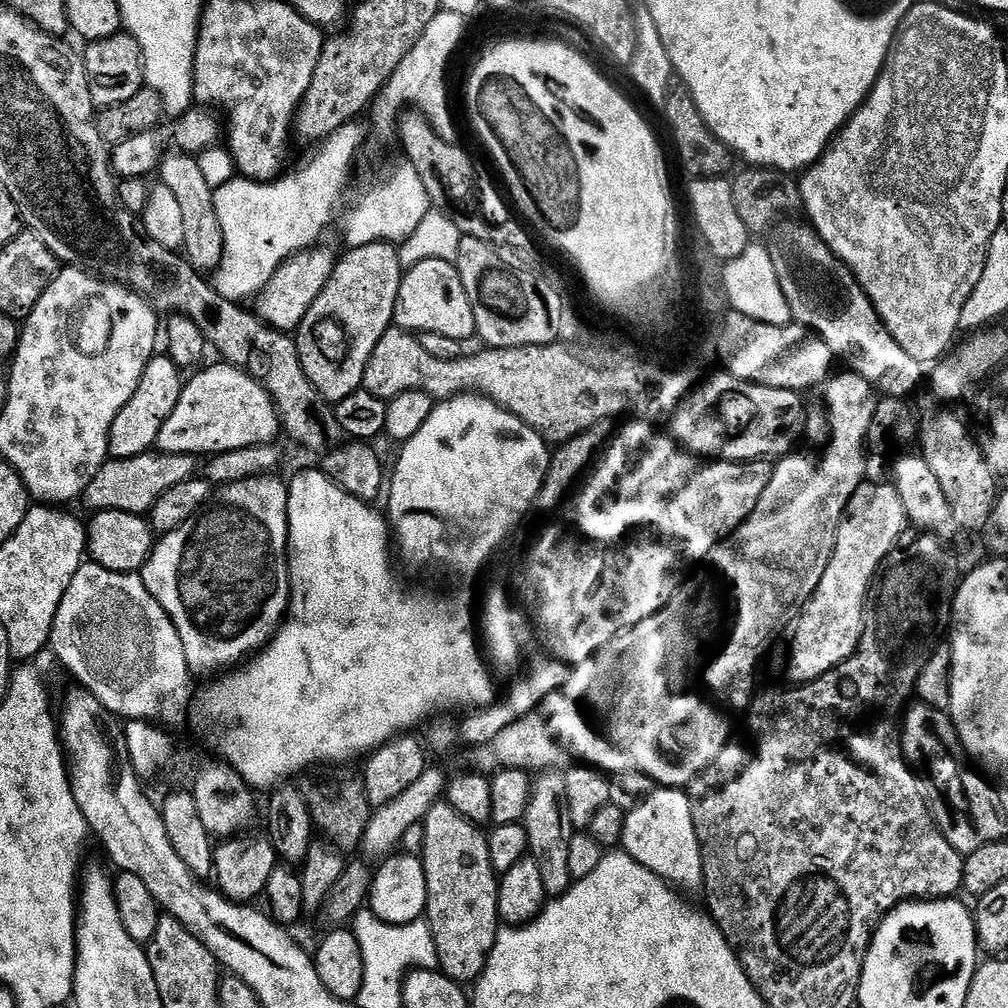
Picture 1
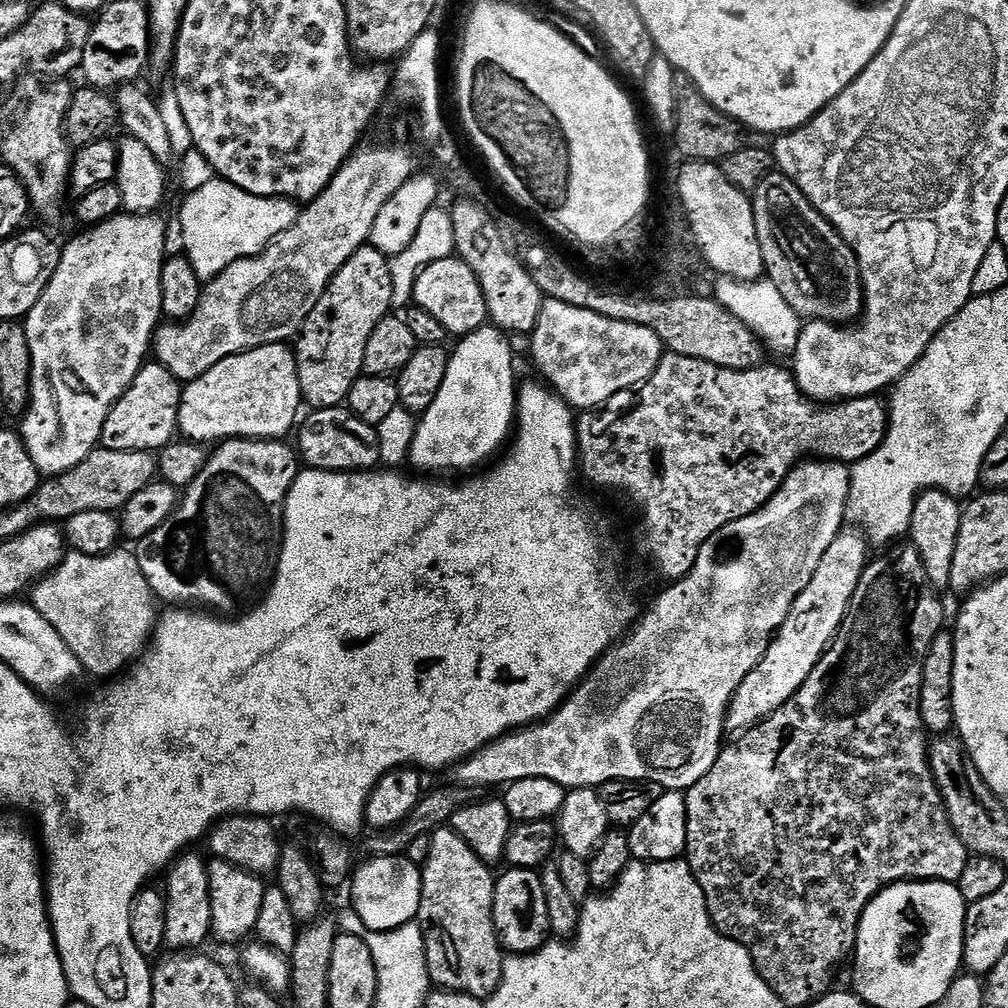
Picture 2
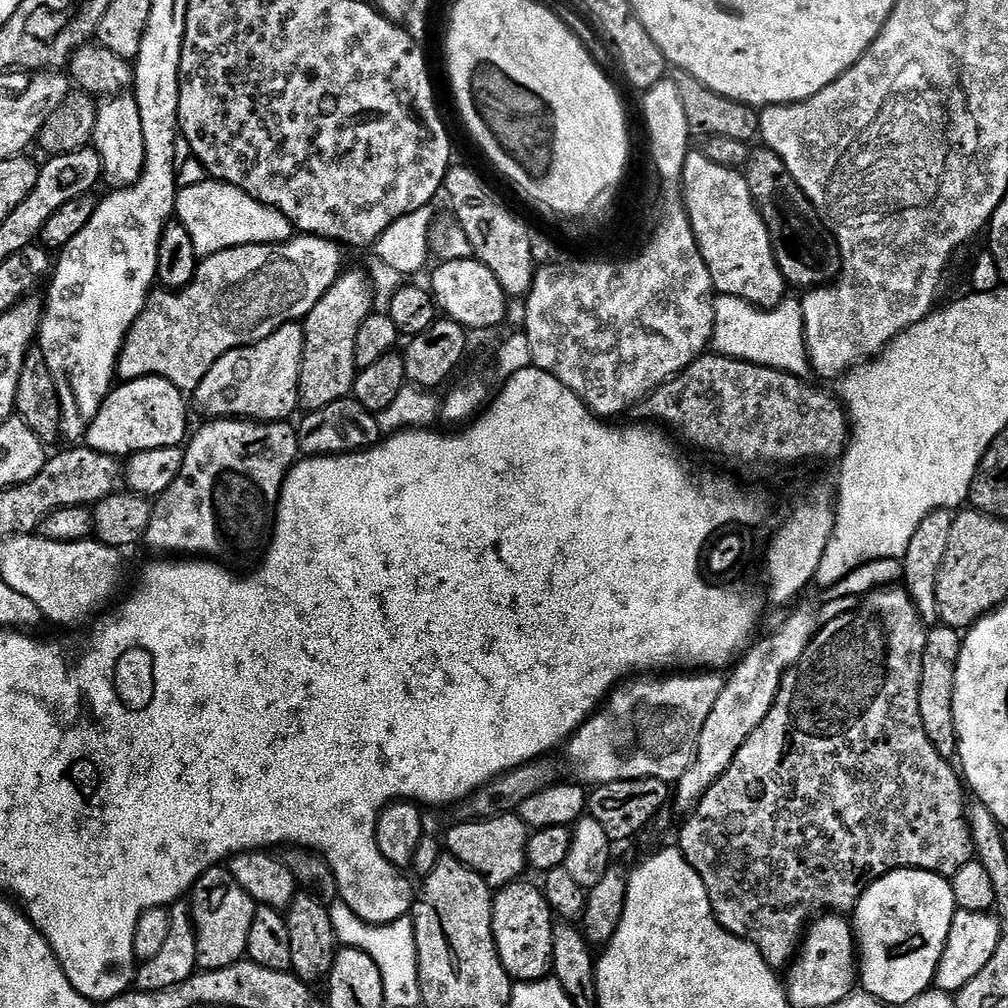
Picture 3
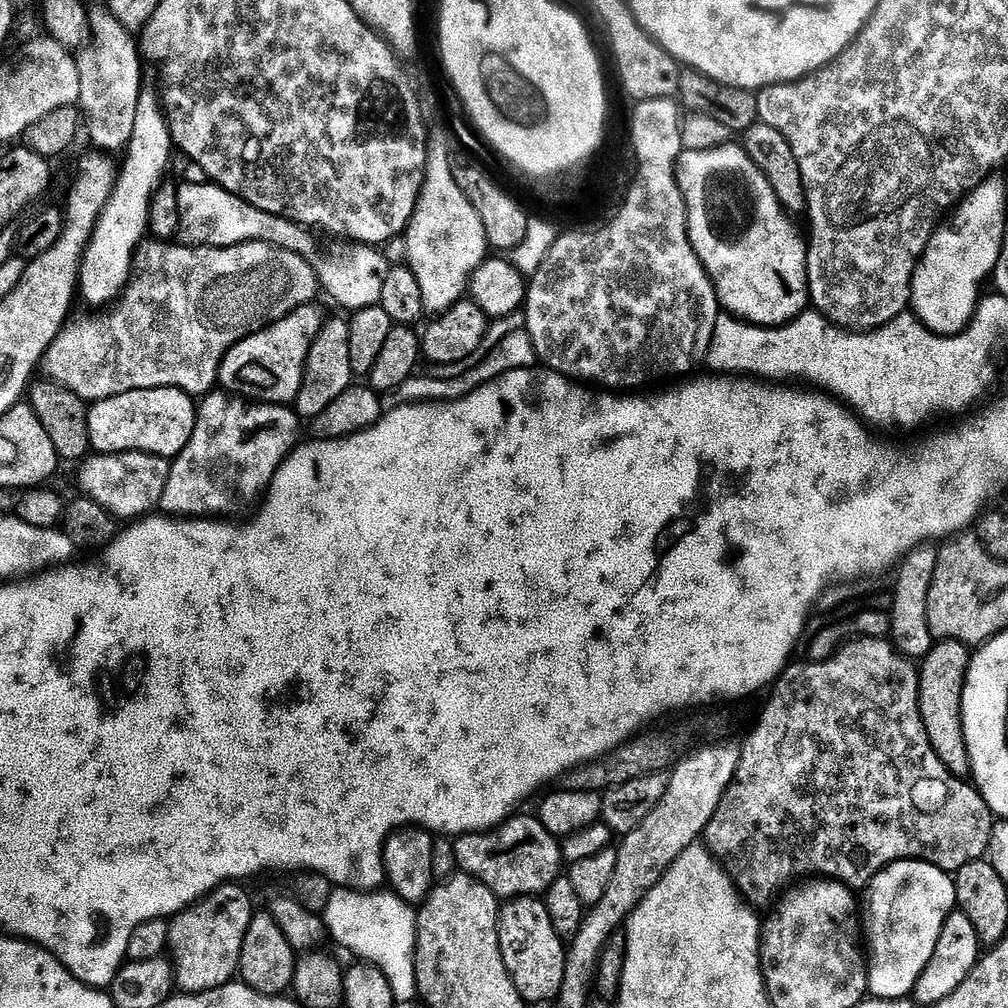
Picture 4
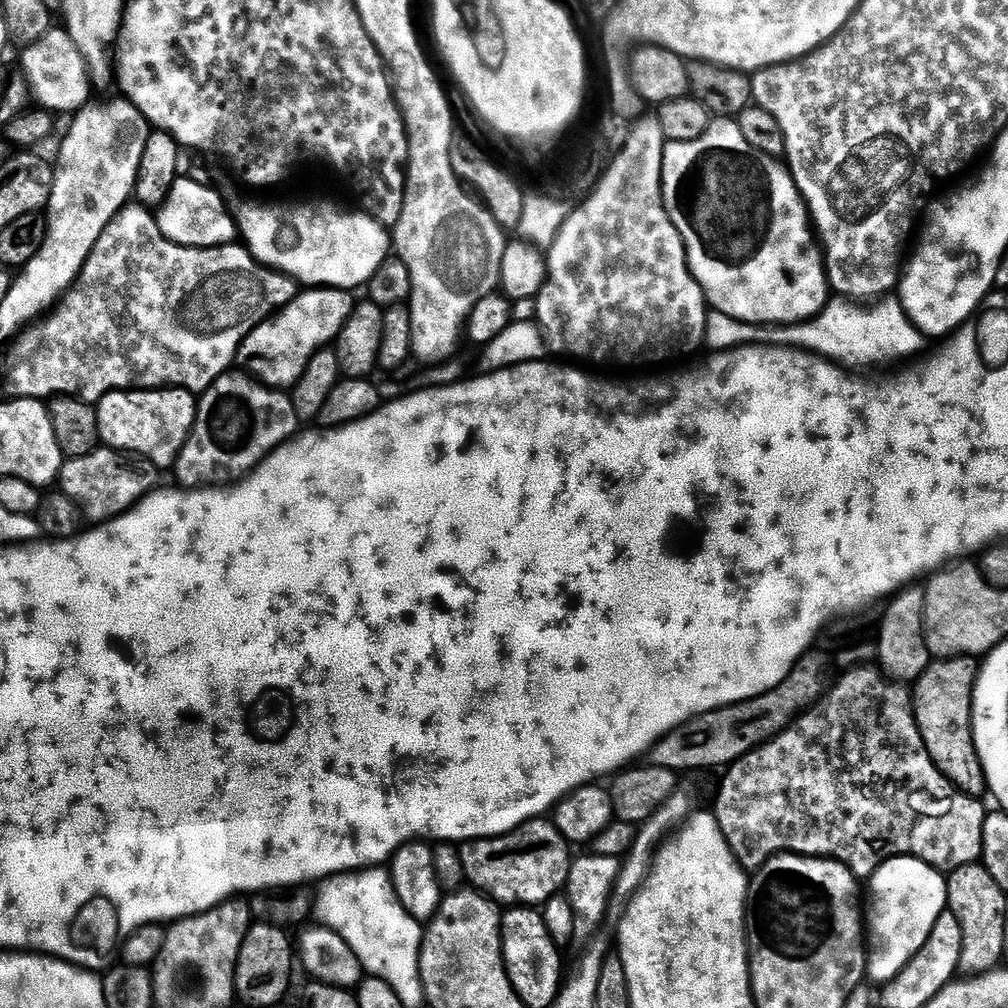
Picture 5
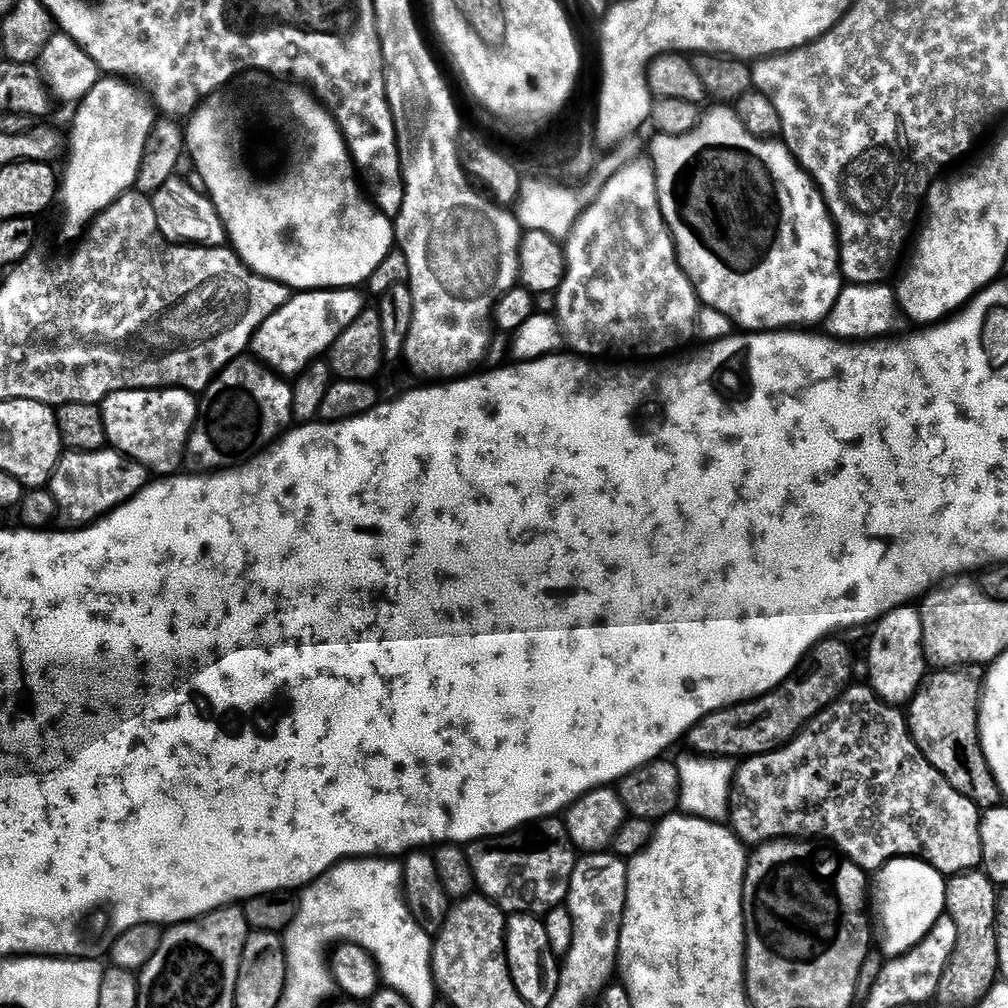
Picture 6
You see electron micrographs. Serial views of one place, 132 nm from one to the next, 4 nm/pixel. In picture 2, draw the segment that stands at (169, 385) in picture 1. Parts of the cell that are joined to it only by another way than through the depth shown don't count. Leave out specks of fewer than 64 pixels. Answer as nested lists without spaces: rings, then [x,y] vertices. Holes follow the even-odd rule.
[[[155,362],[145,363],[134,382],[118,398],[104,423],[100,444],[110,450],[150,452],[163,450],[177,439],[180,427],[181,381]]]

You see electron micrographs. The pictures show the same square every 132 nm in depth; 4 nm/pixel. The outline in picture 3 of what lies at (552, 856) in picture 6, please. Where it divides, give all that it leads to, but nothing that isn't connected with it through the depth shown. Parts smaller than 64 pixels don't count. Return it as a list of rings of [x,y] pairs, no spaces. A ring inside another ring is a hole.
[[[519,815],[495,816],[489,820],[465,820],[453,823],[453,828],[446,836],[447,851],[458,862],[481,876],[488,887],[499,890],[508,884],[515,884],[521,879],[528,867],[528,838],[530,829]]]

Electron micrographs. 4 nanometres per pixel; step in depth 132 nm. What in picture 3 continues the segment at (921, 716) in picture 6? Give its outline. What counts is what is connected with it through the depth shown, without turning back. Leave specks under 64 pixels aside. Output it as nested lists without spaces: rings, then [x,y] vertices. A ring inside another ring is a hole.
[[[936,626],[928,633],[928,641],[922,654],[922,678],[918,690],[918,714],[922,714],[922,726],[926,726],[926,738],[934,742],[934,750],[942,758],[951,761],[959,753],[960,743],[954,722],[954,690],[956,689],[956,663],[960,657],[962,636],[957,629]]]

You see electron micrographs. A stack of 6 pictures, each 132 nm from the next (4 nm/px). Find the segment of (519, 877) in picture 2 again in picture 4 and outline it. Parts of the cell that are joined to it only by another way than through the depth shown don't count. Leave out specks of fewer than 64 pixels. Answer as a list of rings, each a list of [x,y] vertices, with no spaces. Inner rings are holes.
[[[518,896],[501,907],[500,949],[502,962],[506,962],[506,970],[525,1005],[544,1004],[559,997],[568,961],[566,944],[560,939],[558,930],[554,930],[550,910],[546,910],[543,899]]]

